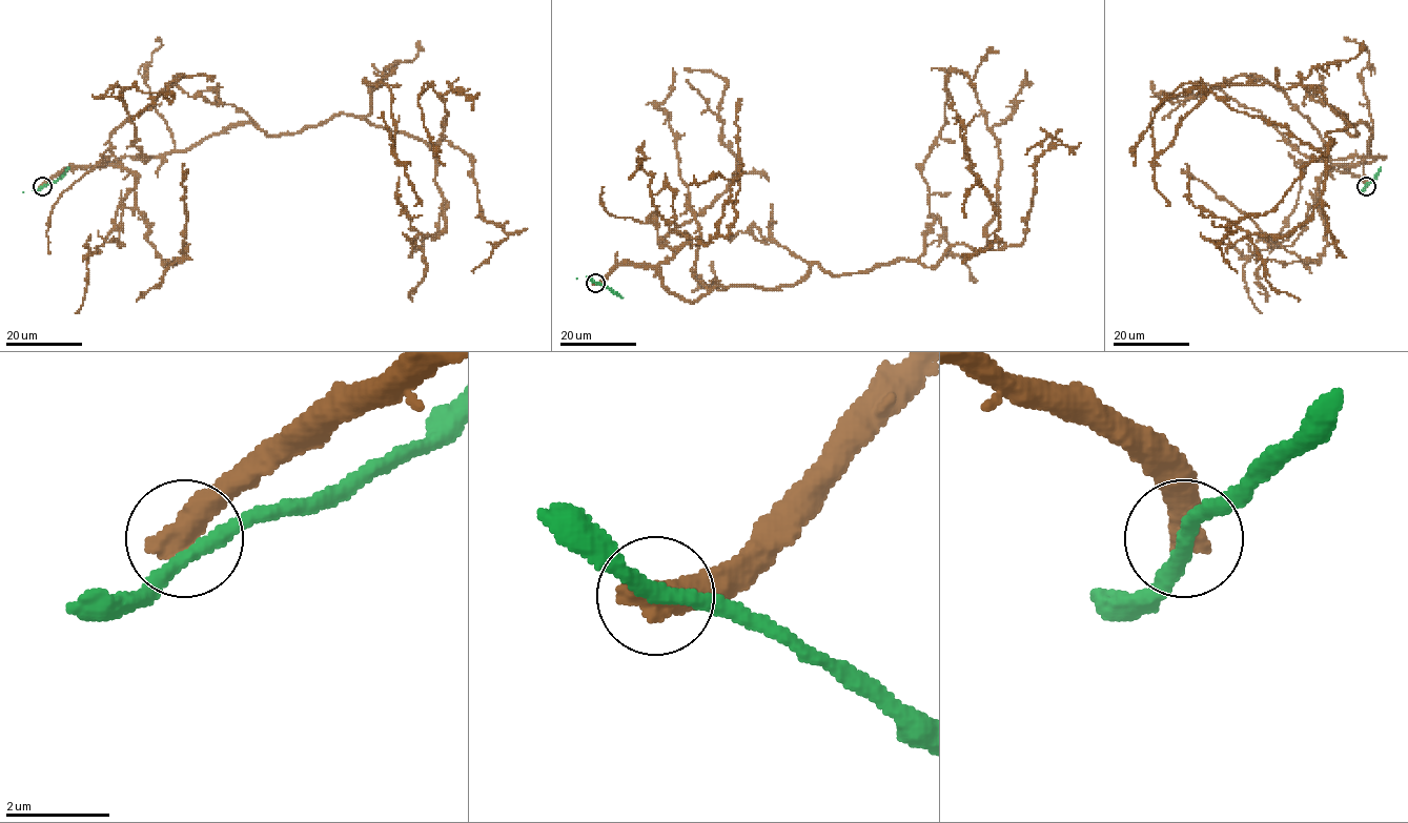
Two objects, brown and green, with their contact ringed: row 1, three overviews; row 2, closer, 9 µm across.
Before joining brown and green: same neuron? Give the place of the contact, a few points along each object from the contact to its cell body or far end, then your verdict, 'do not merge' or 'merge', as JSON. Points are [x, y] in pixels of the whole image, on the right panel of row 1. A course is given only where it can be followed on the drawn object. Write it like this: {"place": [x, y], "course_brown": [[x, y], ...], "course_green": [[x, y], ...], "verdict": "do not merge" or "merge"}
{"place": [1366, 186], "course_brown": [[1365, 186], [1347, 167], [1384, 157], [1366, 124], [1350, 135], [1343, 114], [1322, 152], [1184, 82], [1134, 165]], "course_green": [[1365, 186], [1381, 167]], "verdict": "do not merge"}

